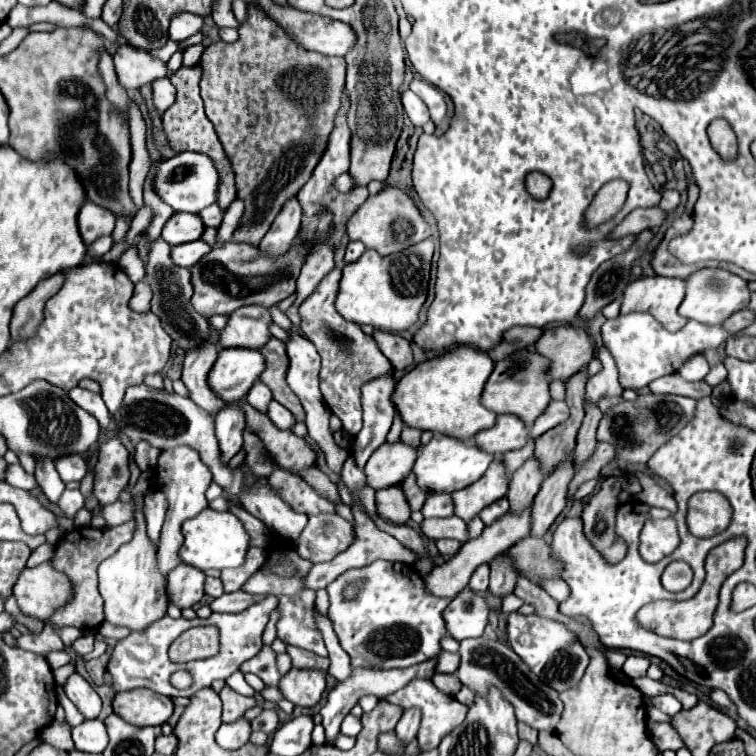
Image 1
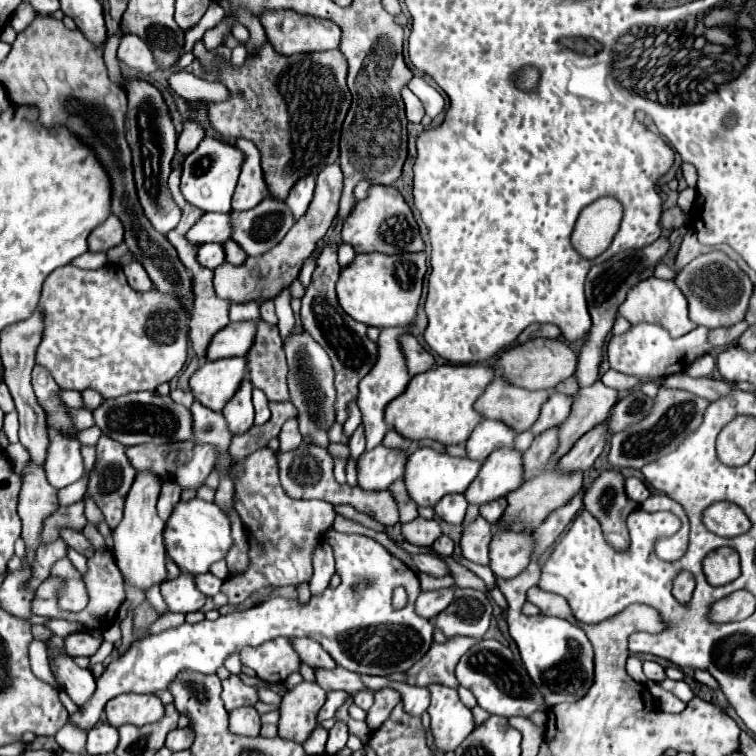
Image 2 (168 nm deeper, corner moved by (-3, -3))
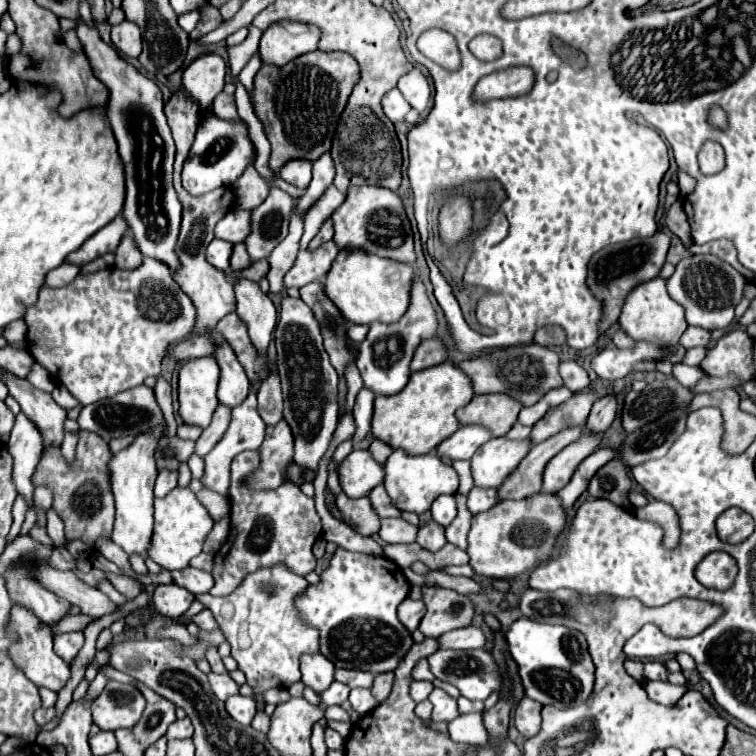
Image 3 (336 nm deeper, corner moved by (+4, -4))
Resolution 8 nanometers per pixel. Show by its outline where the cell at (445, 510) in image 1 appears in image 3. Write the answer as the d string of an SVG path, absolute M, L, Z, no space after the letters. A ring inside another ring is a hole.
M440 496L440 498L432 504L430 512L432 512L432 518L434 518L438 524L448 526L448 524L454 520L454 516L456 516L454 496Z

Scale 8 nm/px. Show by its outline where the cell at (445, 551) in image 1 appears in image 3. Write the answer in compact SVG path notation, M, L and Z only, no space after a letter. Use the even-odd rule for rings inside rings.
M430 520L428 524L420 526L418 536L416 536L416 542L418 542L424 550L436 552L436 550L440 550L440 548L446 544L444 530L446 530L444 526L440 526L440 524L436 524L434 520Z

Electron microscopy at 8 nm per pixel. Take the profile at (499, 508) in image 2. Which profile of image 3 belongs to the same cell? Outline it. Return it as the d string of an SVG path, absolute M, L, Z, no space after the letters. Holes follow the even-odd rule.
M472 488L468 494L468 508L472 514L480 514L490 510L498 502L496 488Z

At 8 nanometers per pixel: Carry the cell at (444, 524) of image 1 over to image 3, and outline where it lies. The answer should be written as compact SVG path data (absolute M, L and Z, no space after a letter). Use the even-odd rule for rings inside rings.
M382 518L380 524L378 536L386 544L410 544L416 540L418 526L412 526L402 518Z

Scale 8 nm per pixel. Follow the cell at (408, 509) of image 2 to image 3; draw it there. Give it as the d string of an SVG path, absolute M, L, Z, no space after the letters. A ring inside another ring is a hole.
M378 484L378 486L368 494L368 498L370 498L370 502L372 502L372 506L374 506L374 510L376 510L376 514L378 514L380 518L400 516L400 514L402 514L402 512L392 504L392 500L388 498L388 494L386 494L386 490L384 490L384 484Z

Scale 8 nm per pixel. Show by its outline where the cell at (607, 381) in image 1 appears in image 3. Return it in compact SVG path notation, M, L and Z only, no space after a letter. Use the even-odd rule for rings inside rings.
M566 428L562 432L558 432L556 436L536 444L528 456L518 464L516 472L512 472L512 476L508 476L508 480L504 480L504 484L498 488L500 492L500 500L522 500L526 496L532 496L540 490L542 484L542 472L546 468L546 464L568 444L572 444L574 440L578 440L578 436L582 434L580 428Z

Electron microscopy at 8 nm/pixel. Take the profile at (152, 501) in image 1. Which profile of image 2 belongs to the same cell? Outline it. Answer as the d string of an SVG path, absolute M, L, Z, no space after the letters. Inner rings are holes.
M165 481L157 503L157 513L161 519L169 519L175 503L179 503L179 497L181 497L181 487L175 481Z

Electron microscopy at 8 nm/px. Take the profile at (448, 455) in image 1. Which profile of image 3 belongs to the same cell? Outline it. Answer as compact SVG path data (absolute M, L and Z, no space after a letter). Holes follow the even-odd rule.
M394 450L384 464L384 486L392 504L402 512L422 514L430 510L432 502L442 494L454 494L458 490L458 474L452 466L444 464L434 454L408 456L404 450Z

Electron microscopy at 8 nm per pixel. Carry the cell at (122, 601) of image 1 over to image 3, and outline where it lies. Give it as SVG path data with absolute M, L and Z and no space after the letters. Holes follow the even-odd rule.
M142 432L140 436L134 438L130 446L124 450L112 454L110 460L110 486L114 494L114 504L116 504L116 522L114 522L114 532L112 532L112 542L122 546L128 554L148 554L150 548L150 536L152 536L152 500L154 500L154 480L158 476L158 468L154 462L154 452L158 446L158 440L164 436L164 432Z

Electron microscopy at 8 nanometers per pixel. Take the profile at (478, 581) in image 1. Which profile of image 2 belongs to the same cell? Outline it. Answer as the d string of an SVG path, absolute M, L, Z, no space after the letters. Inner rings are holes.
M479 517L475 523L463 529L459 547L465 559L479 565L489 565L489 543L491 543L491 525L483 517Z

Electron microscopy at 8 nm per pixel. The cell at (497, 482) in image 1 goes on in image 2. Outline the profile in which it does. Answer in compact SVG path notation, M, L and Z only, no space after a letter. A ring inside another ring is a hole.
M503 447L493 451L491 457L483 463L479 479L475 479L475 483L471 483L471 487L465 491L465 499L469 505L481 507L483 503L505 497L507 493L515 491L521 483L521 453L517 449Z

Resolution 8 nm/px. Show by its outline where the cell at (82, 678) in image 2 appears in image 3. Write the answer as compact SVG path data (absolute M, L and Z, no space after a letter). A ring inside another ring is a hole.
M12 604L10 620L12 620L12 624L8 624L8 626L18 636L18 640L8 650L8 654L12 656L12 662L16 662L20 672L24 672L24 676L28 676L28 680L32 680L36 686L46 686L46 688L58 692L70 678L70 666L52 650L52 638L54 638L52 628L48 624L40 622L34 616L34 612L24 608L22 604Z

